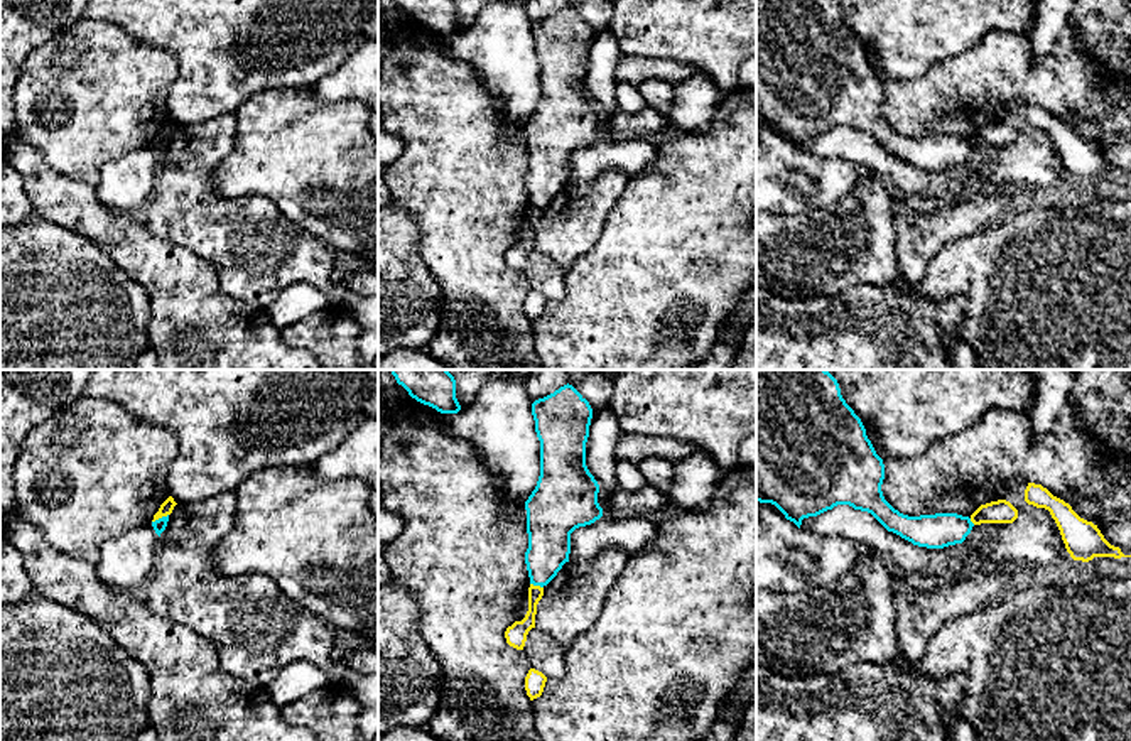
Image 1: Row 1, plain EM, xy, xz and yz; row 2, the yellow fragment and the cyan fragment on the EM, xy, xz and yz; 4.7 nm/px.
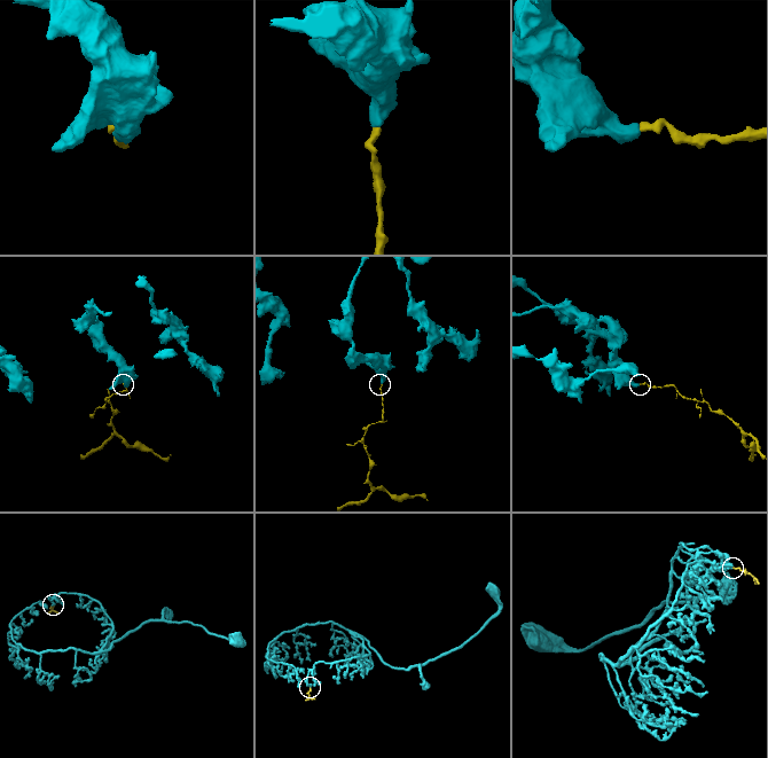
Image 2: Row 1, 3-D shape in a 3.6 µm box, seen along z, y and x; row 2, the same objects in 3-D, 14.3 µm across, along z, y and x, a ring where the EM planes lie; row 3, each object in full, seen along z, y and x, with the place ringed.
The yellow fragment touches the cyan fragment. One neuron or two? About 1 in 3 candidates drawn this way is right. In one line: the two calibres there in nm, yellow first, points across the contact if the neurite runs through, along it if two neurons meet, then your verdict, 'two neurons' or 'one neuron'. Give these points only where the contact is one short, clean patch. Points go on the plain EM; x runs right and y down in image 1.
70/70 nm | along xy (167, 135), (152, 144) | two neurons

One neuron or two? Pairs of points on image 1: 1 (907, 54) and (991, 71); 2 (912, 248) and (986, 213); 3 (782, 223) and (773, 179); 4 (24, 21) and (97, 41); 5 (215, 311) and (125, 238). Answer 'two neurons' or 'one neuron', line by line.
1: two neurons
2: one neuron
3: two neurons
4: two neurons
5: one neuron

